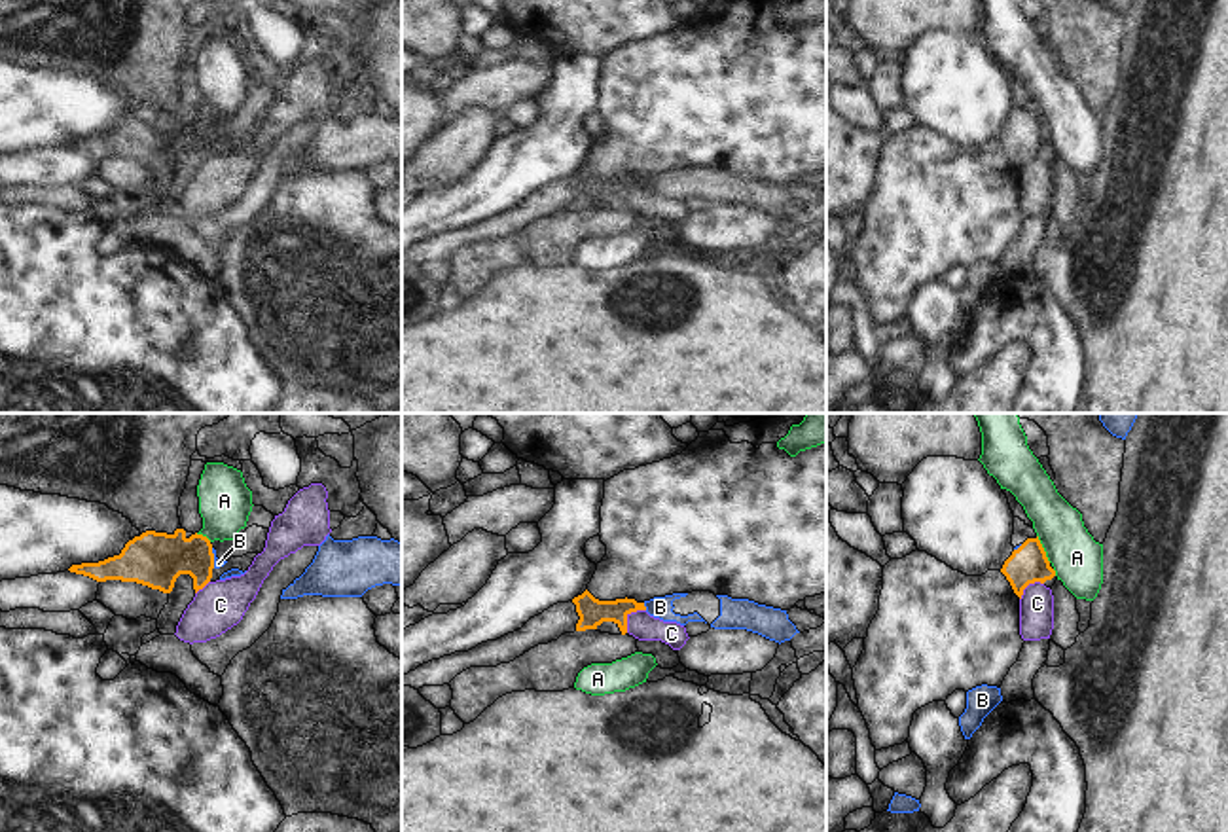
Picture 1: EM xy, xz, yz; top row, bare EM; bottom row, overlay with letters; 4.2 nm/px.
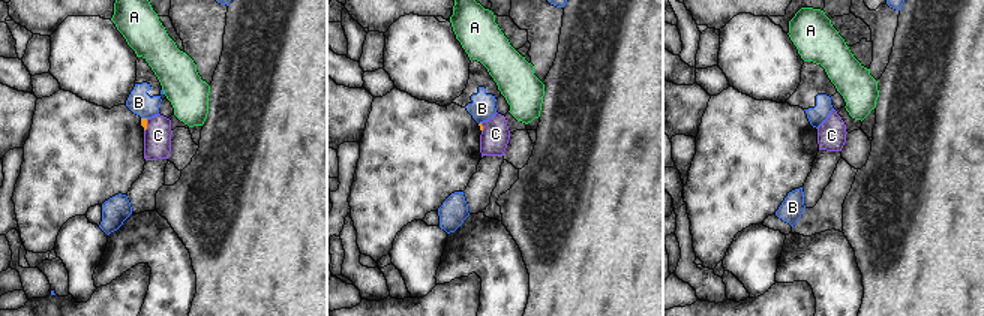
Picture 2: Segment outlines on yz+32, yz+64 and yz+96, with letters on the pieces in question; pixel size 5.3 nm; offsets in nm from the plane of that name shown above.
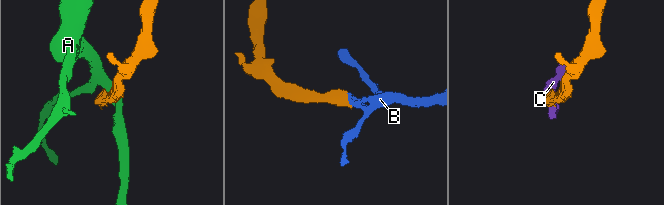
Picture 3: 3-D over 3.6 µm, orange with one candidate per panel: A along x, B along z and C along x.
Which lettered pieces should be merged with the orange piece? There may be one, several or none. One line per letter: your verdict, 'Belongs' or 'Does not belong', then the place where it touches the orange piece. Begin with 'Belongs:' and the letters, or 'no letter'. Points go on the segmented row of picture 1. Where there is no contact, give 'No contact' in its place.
Belongs: B
A: Does not belong. Touches orange at yz (1043, 548)
B: Belongs. Touches orange at xz (645, 607)
C: Does not belong. Touches orange at xz (626, 616)

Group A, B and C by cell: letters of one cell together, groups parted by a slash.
A / B / C

